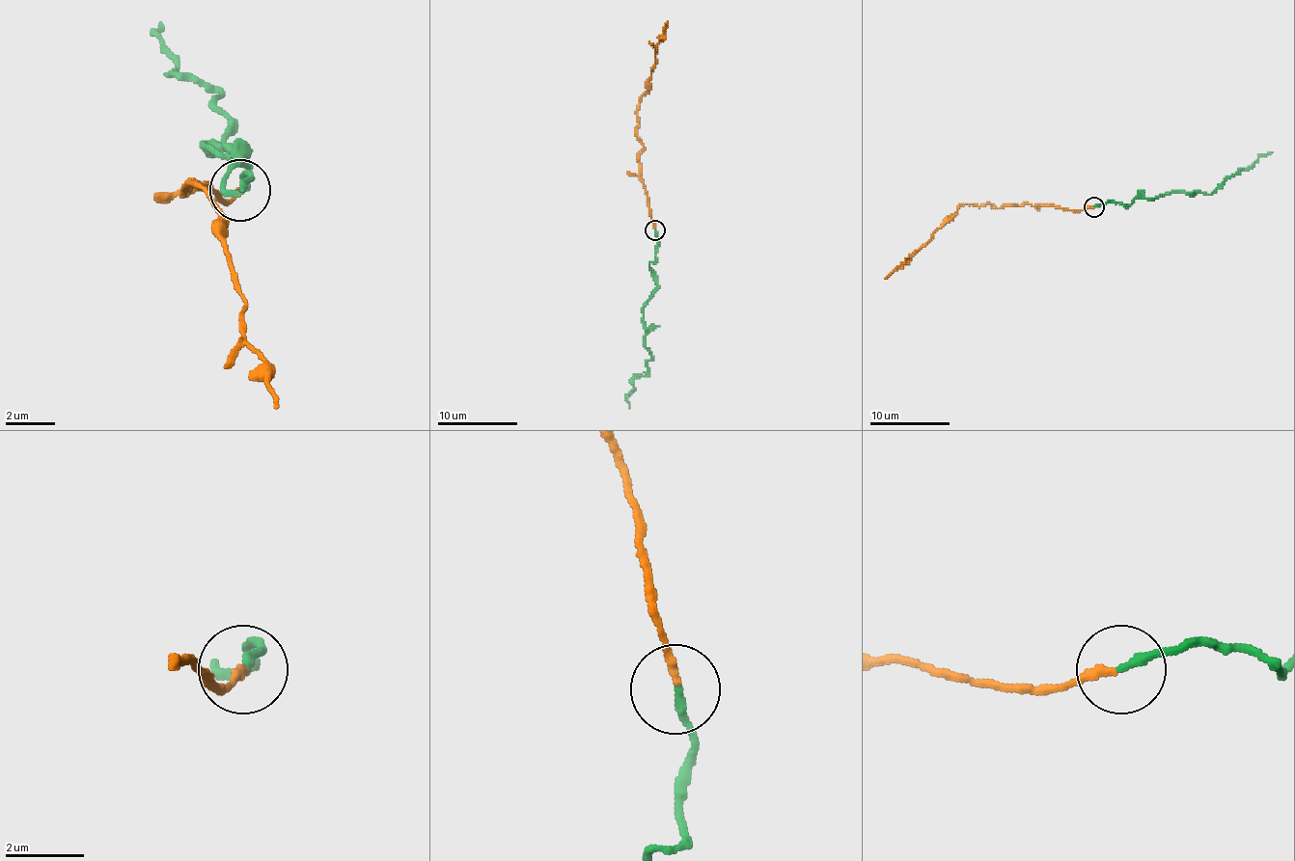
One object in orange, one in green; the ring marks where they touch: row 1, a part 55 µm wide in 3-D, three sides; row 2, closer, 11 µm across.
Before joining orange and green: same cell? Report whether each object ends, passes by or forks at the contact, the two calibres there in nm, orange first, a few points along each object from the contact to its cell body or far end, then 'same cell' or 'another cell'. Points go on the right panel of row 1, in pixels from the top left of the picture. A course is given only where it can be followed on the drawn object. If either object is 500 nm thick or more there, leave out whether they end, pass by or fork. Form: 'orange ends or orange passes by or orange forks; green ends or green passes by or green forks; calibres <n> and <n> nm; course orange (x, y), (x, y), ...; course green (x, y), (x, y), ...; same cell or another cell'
orange ends; green ends; calibres 200 and 200 nm; course orange (1093, 206), (1065, 210), (1030, 204), (999, 208), (989, 204), (963, 204), (927, 242), (885, 278); course green (1093, 206), (1115, 202), (1125, 206), (1136, 198), (1153, 198), (1171, 192), (1212, 194), (1260, 156), (1272, 152); another cell

